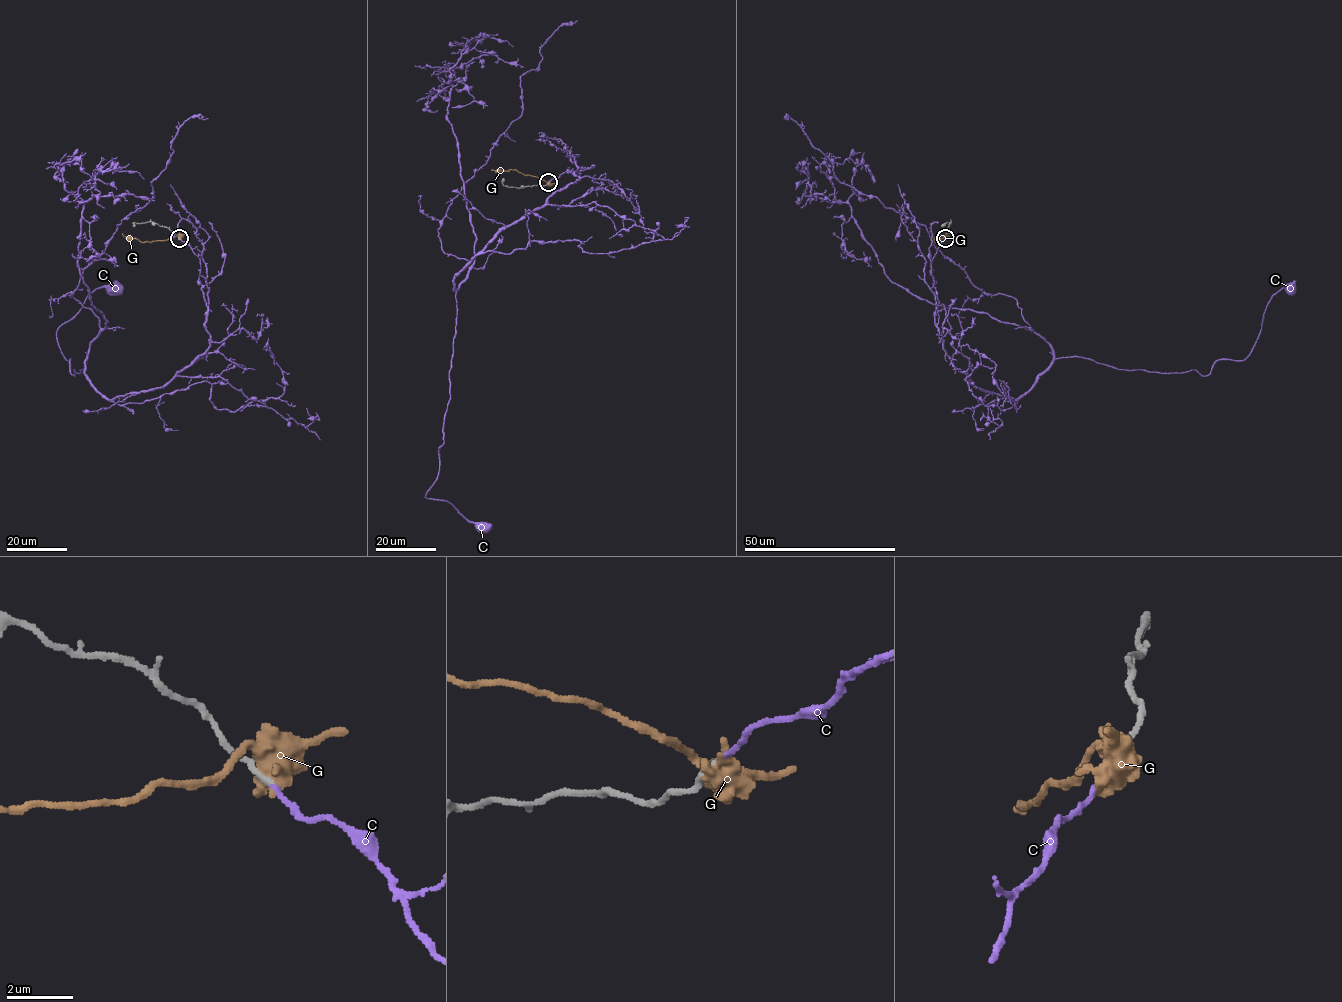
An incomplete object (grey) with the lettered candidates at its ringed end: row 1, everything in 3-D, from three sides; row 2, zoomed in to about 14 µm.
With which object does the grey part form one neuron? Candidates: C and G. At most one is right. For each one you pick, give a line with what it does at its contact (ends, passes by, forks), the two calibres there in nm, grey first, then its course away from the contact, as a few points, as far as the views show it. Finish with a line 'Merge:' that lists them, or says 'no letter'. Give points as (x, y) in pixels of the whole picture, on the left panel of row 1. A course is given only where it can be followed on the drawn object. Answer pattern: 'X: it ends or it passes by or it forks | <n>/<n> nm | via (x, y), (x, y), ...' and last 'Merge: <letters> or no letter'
C: it ends | 170/140 nm | via (180, 239), (209, 347), (106, 399), (56, 338), (113, 290)
Merge: C

